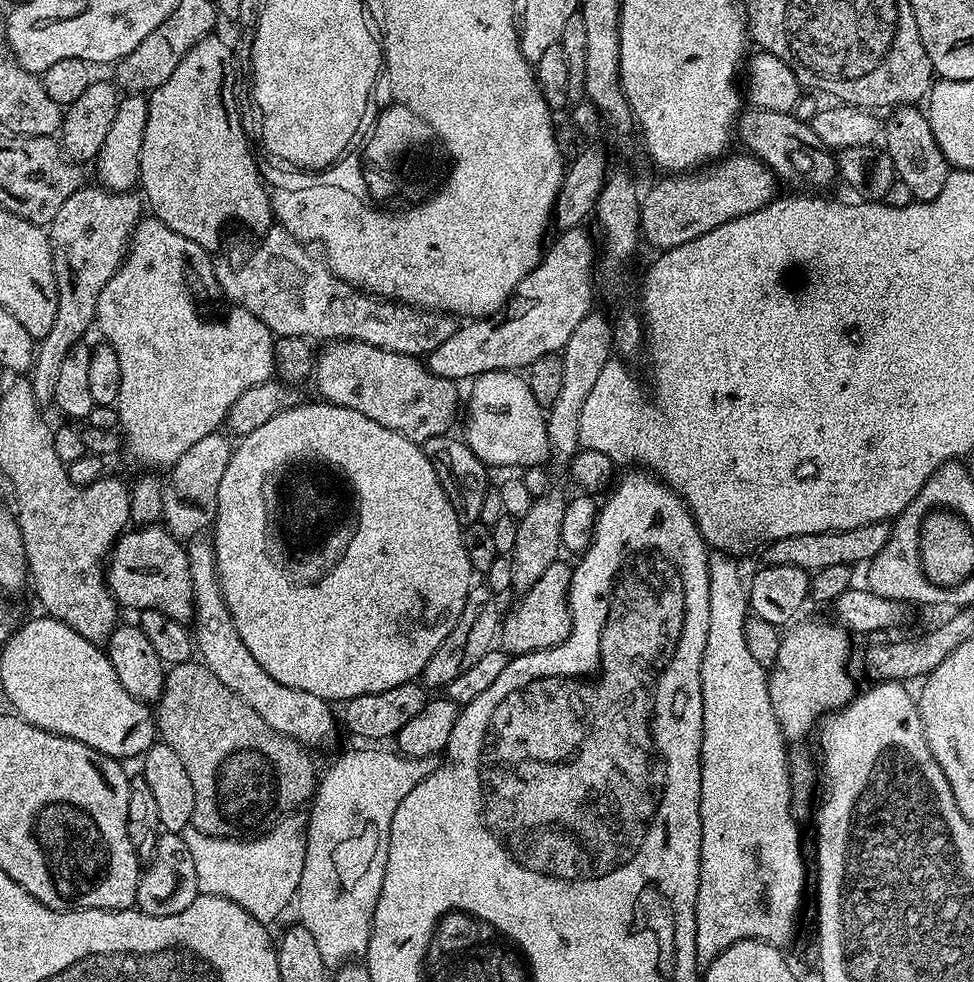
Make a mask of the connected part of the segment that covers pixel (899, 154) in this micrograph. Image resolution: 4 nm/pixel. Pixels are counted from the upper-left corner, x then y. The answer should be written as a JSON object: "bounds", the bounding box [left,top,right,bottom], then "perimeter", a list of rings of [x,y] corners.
{"bounds":[882,104,950,201],"perimeter":[[[902,104],[887,113],[888,125],[883,125],[882,140],[888,157],[892,160],[892,168],[896,171],[896,179],[906,182],[910,186],[913,197],[917,201],[933,200],[938,198],[940,191],[946,186],[950,167],[947,159],[939,149],[931,132],[930,122],[919,107],[911,104]]]}

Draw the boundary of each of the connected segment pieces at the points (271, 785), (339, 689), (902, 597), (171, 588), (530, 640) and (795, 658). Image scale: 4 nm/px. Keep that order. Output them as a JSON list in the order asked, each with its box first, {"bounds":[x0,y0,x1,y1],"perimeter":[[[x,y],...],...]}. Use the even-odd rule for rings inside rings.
[{"bounds":[154,662,318,840],"perimeter":[[[202,662],[178,664],[167,669],[162,704],[165,704],[165,708],[159,709],[157,707],[154,712],[158,736],[162,743],[170,746],[170,750],[174,750],[174,754],[178,754],[182,766],[186,766],[186,774],[190,774],[190,782],[194,786],[194,814],[192,815],[191,827],[197,828],[202,834],[217,836],[223,840],[252,838],[261,830],[283,820],[285,816],[303,809],[300,807],[304,803],[305,807],[315,797],[318,771],[316,772],[315,766],[312,765],[311,758],[304,753],[307,751],[302,745],[297,740],[292,740],[278,730],[274,730],[274,726],[269,726],[266,723],[266,718],[262,718],[262,714],[258,714],[258,710],[246,706],[246,702],[242,702],[242,698],[238,698],[238,694],[234,694],[234,690],[230,690],[230,686],[226,686],[226,682],[219,680],[218,674],[211,672]]]},{"bounds":[210,402,474,702],"perimeter":[[[302,402],[297,408],[288,408],[282,414],[274,414],[274,418],[258,426],[258,430],[239,437],[226,466],[226,474],[222,474],[222,482],[218,482],[216,518],[210,532],[210,543],[216,550],[216,575],[220,578],[220,593],[234,618],[238,638],[246,642],[246,650],[254,654],[254,662],[258,662],[258,666],[262,666],[262,670],[266,670],[266,674],[270,674],[270,678],[282,686],[314,694],[329,702],[347,702],[362,694],[390,690],[390,686],[411,684],[423,673],[434,650],[438,650],[446,634],[454,630],[462,614],[462,606],[466,606],[468,592],[472,589],[474,573],[466,558],[464,528],[458,514],[454,514],[454,506],[450,506],[450,498],[446,498],[446,490],[442,490],[442,482],[438,482],[438,474],[434,474],[434,466],[426,458],[423,447],[394,430],[386,430],[386,426],[378,426],[378,422],[370,422],[370,418],[366,418],[366,414],[358,414],[358,410],[327,402],[319,403]],[[300,460],[320,460],[320,465],[300,472]],[[347,480],[356,491],[356,496],[352,492],[346,493],[344,508],[348,512],[356,512],[356,529],[344,548],[344,557],[336,564],[340,552],[334,545],[328,544],[327,540],[328,531],[332,528],[332,515],[336,512],[332,505],[332,491]],[[288,568],[304,572],[308,584],[299,584]]]},{"bounds":[866,476,950,606],"perimeter":[[[933,476],[914,498],[914,502],[910,502],[910,506],[906,506],[906,510],[902,510],[899,516],[891,521],[886,546],[882,546],[879,554],[867,565],[866,587],[875,596],[907,602],[909,605],[912,603],[914,606],[924,606],[924,596],[920,596],[920,588],[934,587],[935,583],[930,582],[930,578],[926,578],[920,565],[920,527],[924,521],[924,515],[933,510],[949,507],[950,501],[944,496],[934,496],[934,492],[930,490],[932,484],[934,484]]]},{"bounds":[106,526,196,622],"perimeter":[[[136,526],[125,531],[110,553],[106,579],[117,605],[135,610],[153,608],[181,622],[193,619],[196,587],[190,578],[188,549],[163,526]]]},{"bounds":[498,559,573,657],"perimeter":[[[556,559],[546,566],[542,578],[530,586],[528,592],[519,597],[520,605],[512,613],[503,617],[498,633],[498,644],[509,657],[525,656],[538,650],[558,646],[568,639],[572,629],[572,611],[568,605],[568,595],[572,585],[573,565],[563,564],[563,559]]]},{"bounds":[768,620,858,742],"perimeter":[[[808,620],[799,624],[783,633],[776,662],[768,672],[770,702],[780,723],[780,732],[788,742],[806,739],[808,731],[817,727],[821,717],[849,704],[858,692],[848,673],[848,655],[852,652],[849,633],[835,622],[819,624]]]}]

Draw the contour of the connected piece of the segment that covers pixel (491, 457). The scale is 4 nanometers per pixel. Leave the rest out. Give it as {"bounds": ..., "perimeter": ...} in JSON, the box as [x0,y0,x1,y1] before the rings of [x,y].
{"bounds":[462,370,549,470],"perimeter":[[[512,370],[486,371],[475,377],[470,387],[468,421],[462,436],[485,466],[527,470],[549,459],[546,412],[531,394],[523,375]]]}

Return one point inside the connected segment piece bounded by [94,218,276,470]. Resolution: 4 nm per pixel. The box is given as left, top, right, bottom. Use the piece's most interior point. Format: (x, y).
(182, 369)

